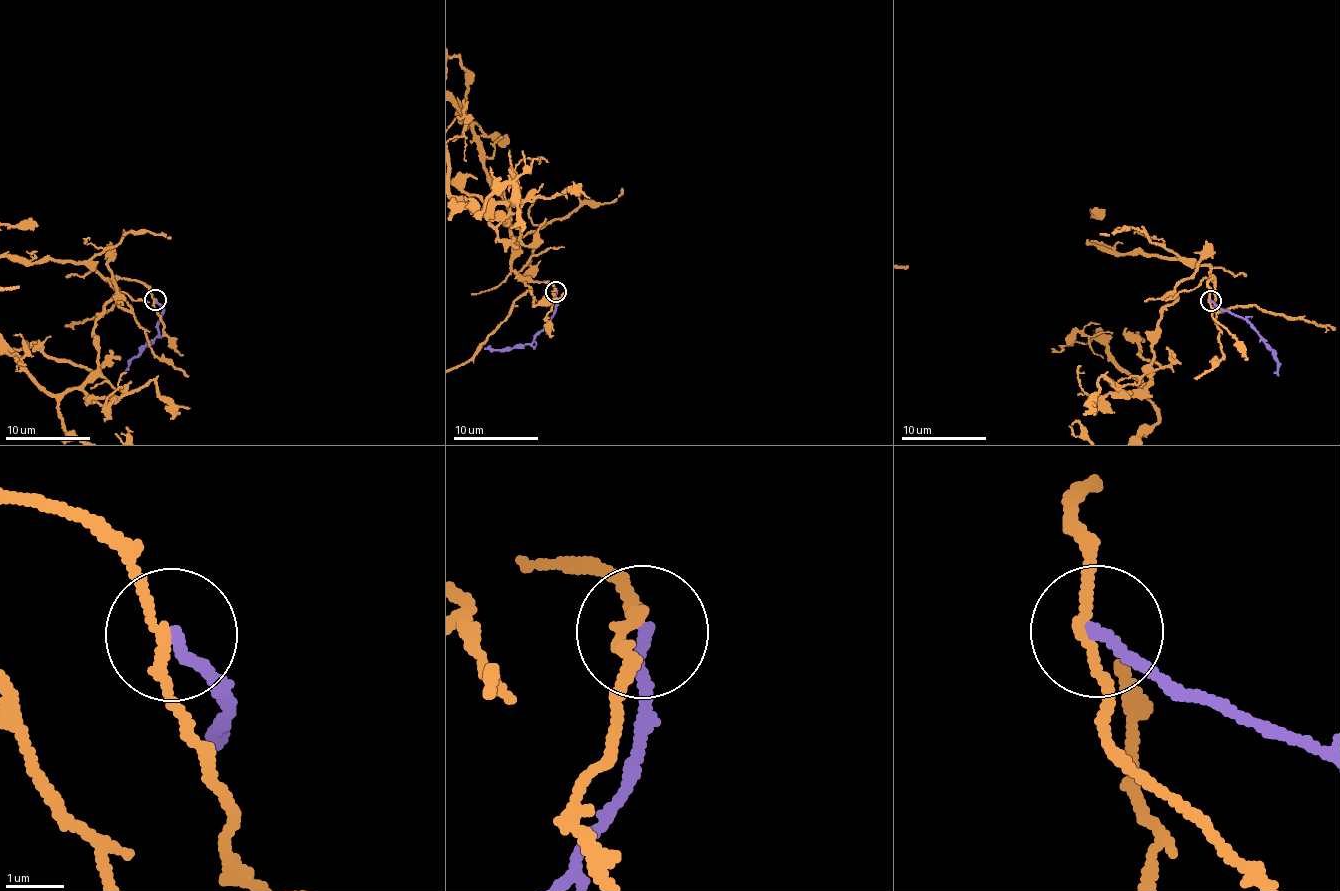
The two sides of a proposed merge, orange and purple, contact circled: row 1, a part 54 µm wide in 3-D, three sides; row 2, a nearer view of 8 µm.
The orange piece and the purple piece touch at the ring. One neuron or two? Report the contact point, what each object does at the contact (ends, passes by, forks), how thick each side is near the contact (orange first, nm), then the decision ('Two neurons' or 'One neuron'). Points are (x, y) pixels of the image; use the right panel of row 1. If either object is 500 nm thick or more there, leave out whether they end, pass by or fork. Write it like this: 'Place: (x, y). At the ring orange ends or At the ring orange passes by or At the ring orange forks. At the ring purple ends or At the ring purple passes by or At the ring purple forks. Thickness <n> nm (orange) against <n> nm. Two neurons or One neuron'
Place: (1211, 301). At the ring orange passes by. At the ring purple ends. Thickness 160 nm (orange) against 200 nm. Two neurons

